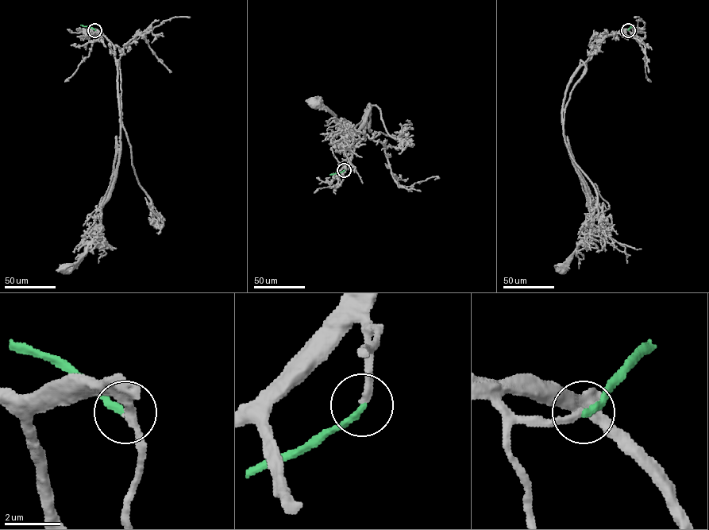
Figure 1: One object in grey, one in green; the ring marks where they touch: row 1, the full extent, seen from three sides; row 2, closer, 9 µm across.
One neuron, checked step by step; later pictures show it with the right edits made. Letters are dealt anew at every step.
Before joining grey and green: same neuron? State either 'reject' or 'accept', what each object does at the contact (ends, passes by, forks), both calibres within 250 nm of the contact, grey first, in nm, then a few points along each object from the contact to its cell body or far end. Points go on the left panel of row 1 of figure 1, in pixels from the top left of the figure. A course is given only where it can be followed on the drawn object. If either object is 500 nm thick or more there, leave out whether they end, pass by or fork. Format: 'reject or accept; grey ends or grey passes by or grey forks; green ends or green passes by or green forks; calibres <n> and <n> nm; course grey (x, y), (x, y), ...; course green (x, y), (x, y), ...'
accept; grey ends; green ends; calibres 260 and 240 nm; course grey (94, 30), (113, 47), (120, 155), (116, 176), (102, 207), (100, 233), (78, 261), (66, 267); course green (94, 30), (80, 25)

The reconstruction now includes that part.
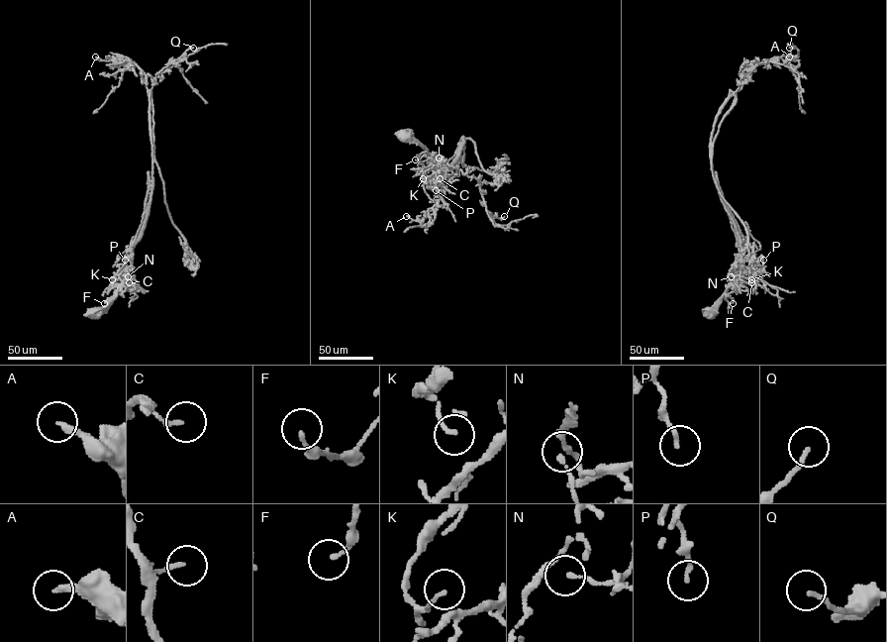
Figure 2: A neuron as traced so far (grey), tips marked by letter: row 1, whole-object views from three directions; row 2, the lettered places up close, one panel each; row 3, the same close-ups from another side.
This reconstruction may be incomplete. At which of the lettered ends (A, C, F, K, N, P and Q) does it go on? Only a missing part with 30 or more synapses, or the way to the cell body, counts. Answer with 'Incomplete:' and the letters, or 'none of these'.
Incomplete: none of these

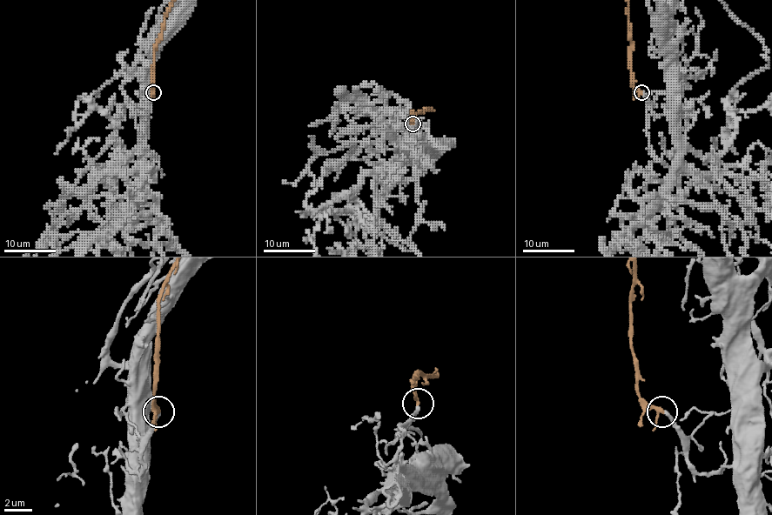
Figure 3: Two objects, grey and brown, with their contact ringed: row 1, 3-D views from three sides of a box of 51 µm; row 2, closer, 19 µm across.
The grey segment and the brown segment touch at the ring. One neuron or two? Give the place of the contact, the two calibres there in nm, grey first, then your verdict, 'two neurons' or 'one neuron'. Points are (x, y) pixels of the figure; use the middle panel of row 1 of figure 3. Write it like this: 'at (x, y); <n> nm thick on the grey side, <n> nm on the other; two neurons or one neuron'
at (412, 123); 260 nm thick on the grey side, 200 nm on the other; one neuron

